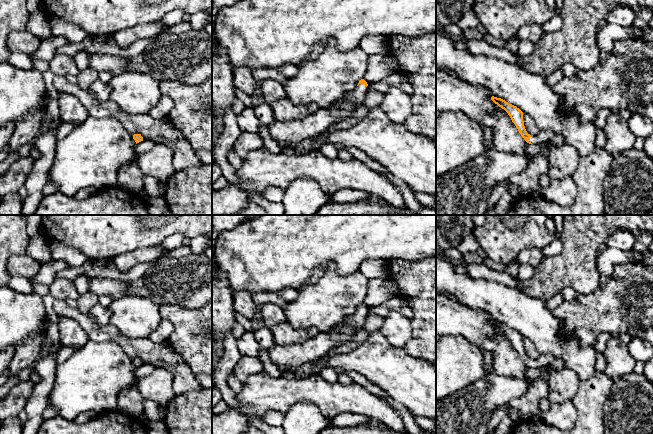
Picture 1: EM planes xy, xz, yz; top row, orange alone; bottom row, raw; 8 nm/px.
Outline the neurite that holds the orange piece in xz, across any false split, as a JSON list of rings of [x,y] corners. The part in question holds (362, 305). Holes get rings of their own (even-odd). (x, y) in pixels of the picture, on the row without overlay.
[[[361,303],[358,307],[358,310],[355,313],[344,317],[339,324],[334,325],[333,327],[328,329],[327,331],[328,332],[337,331],[343,325],[346,325],[346,324],[353,325],[357,331],[364,329],[364,322],[365,322],[365,319],[368,315],[367,310],[368,310],[367,306],[364,303]]]

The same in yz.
[[[492,320],[491,324],[508,337],[512,346],[515,348],[519,357],[527,367],[529,368],[546,367],[549,366],[552,363],[552,361],[555,359],[554,356],[551,354],[540,354],[537,359],[531,360],[530,358],[527,357],[525,353],[524,345],[523,345],[523,336],[519,332],[517,332],[512,328],[509,328],[508,326],[506,326],[501,322]]]

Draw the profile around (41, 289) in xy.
[[[34,277],[30,278],[30,281],[32,283],[33,286],[33,291],[35,293],[37,293],[39,296],[43,297],[44,295],[49,293],[49,286],[39,283],[39,282],[35,282],[34,281]]]

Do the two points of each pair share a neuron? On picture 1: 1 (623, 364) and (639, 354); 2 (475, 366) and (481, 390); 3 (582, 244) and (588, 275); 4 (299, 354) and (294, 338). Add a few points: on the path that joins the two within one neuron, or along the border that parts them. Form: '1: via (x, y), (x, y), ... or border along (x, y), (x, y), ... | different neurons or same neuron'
1: border along (627, 344), (631, 356), (636, 361) | different neurons
2: border along (488, 373), (457, 390) | different neurons
3: via (582, 252), (582, 267) | same neuron
4: border along (318, 334), (298, 343), (275, 344) | different neurons

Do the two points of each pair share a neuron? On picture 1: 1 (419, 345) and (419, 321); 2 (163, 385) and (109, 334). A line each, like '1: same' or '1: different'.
1: same
2: different

